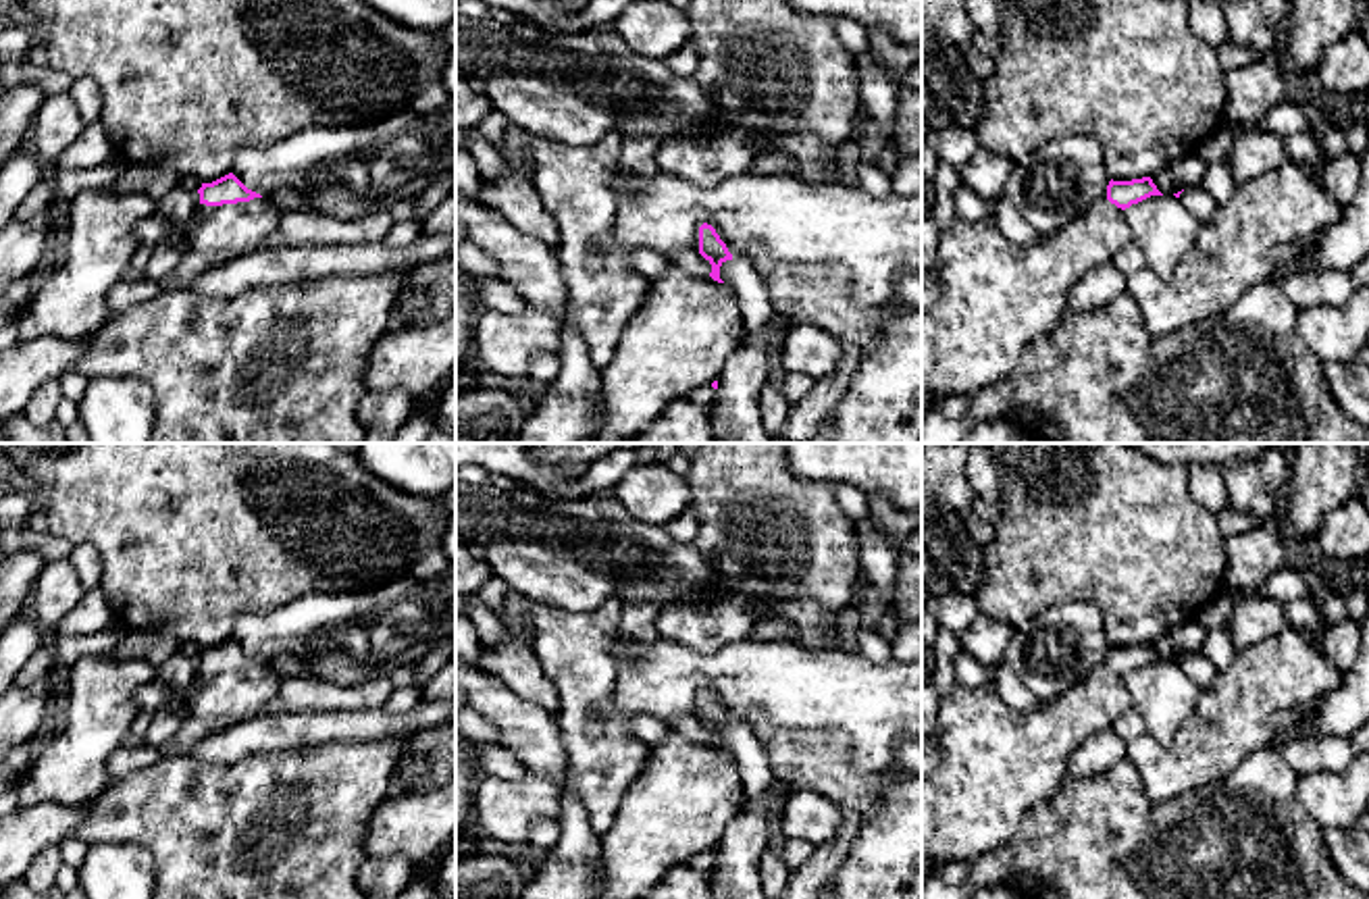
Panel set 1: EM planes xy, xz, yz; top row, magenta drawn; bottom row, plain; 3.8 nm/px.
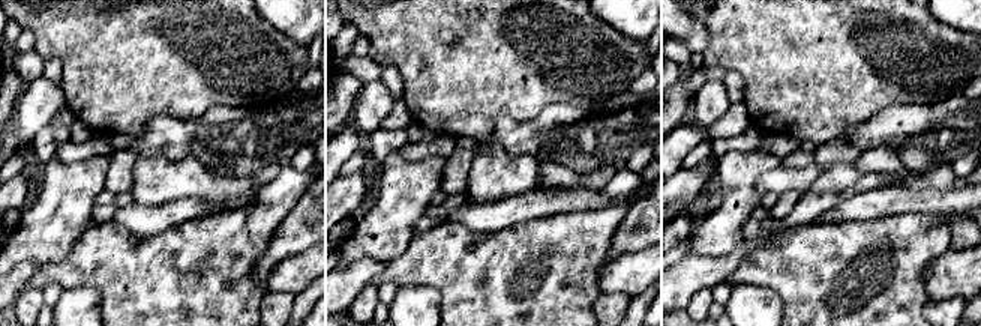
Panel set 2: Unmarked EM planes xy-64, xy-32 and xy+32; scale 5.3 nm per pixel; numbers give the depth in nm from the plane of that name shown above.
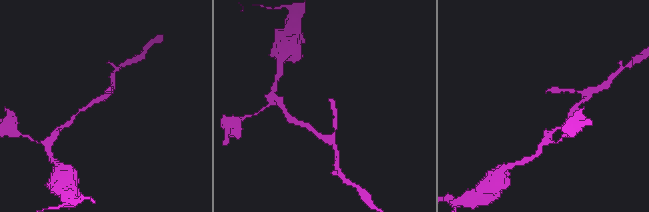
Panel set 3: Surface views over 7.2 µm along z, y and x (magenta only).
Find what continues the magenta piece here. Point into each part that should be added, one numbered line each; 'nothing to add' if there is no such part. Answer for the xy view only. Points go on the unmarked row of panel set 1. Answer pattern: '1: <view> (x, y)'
1: xy (242, 694)

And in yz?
1: yz (997, 762)

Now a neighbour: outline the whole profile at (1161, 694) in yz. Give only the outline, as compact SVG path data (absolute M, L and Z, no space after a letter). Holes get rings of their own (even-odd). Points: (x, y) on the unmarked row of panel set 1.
M1151 662L1123 676L1132 708L1142 716L1146 733L1161 745L1176 741L1194 712L1200 687L1176 662Z

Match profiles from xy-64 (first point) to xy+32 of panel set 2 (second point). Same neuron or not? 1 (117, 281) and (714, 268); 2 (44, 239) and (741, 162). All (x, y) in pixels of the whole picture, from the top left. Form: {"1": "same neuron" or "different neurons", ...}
{"1": "different neurons", "2": "same neuron"}

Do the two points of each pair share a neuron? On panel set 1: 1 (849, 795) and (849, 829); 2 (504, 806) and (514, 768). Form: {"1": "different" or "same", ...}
{"1": "different", "2": "different"}

